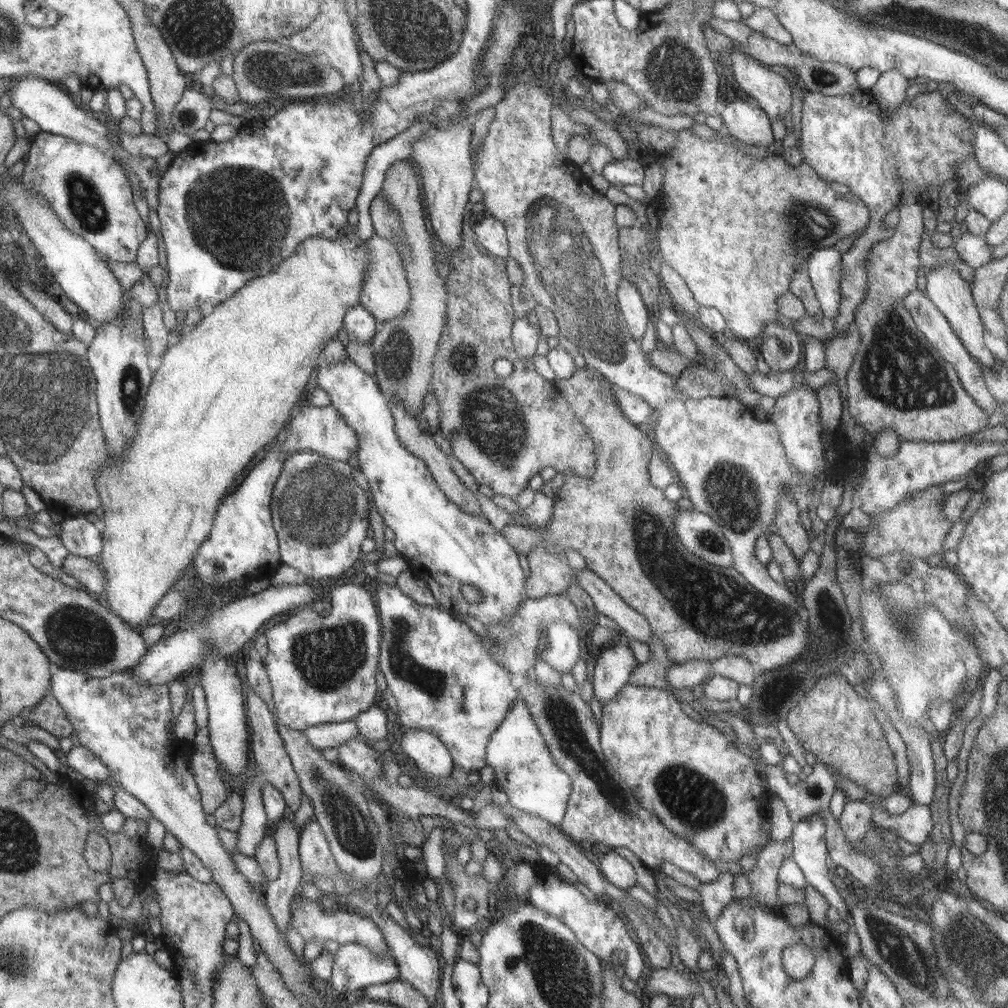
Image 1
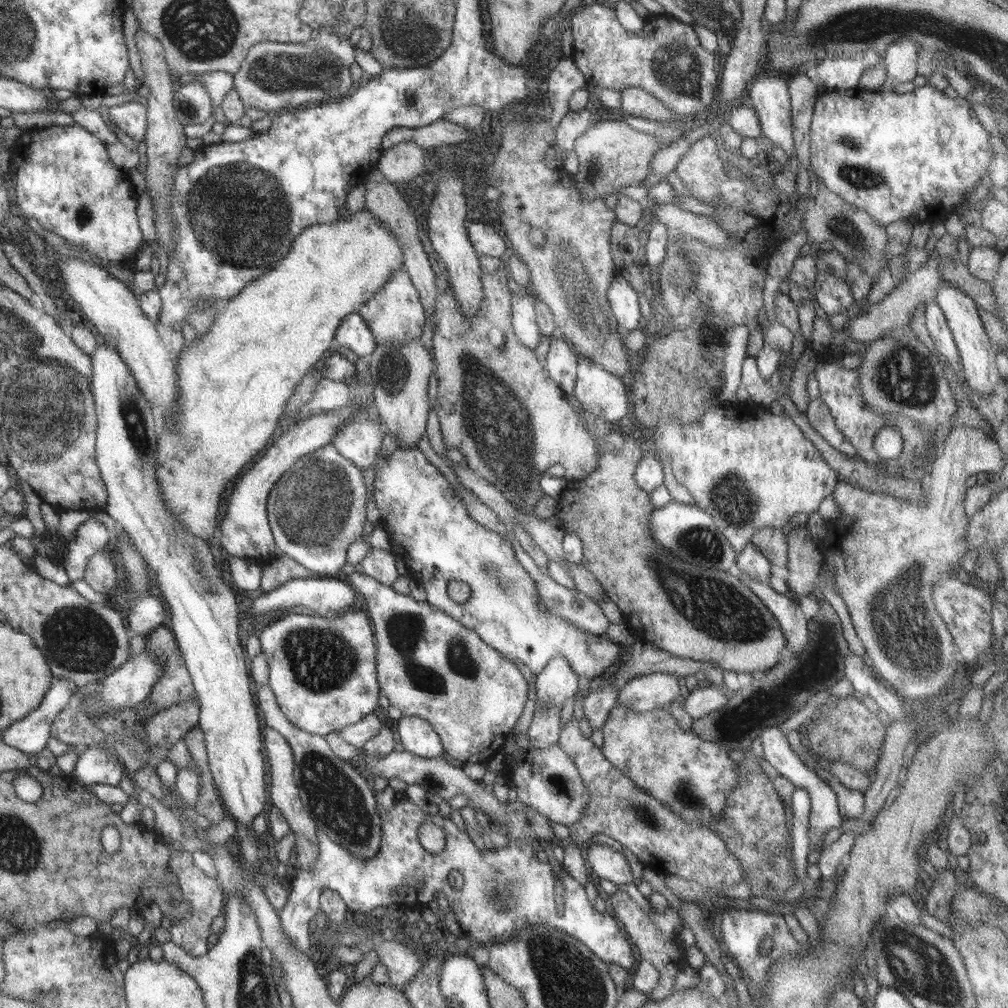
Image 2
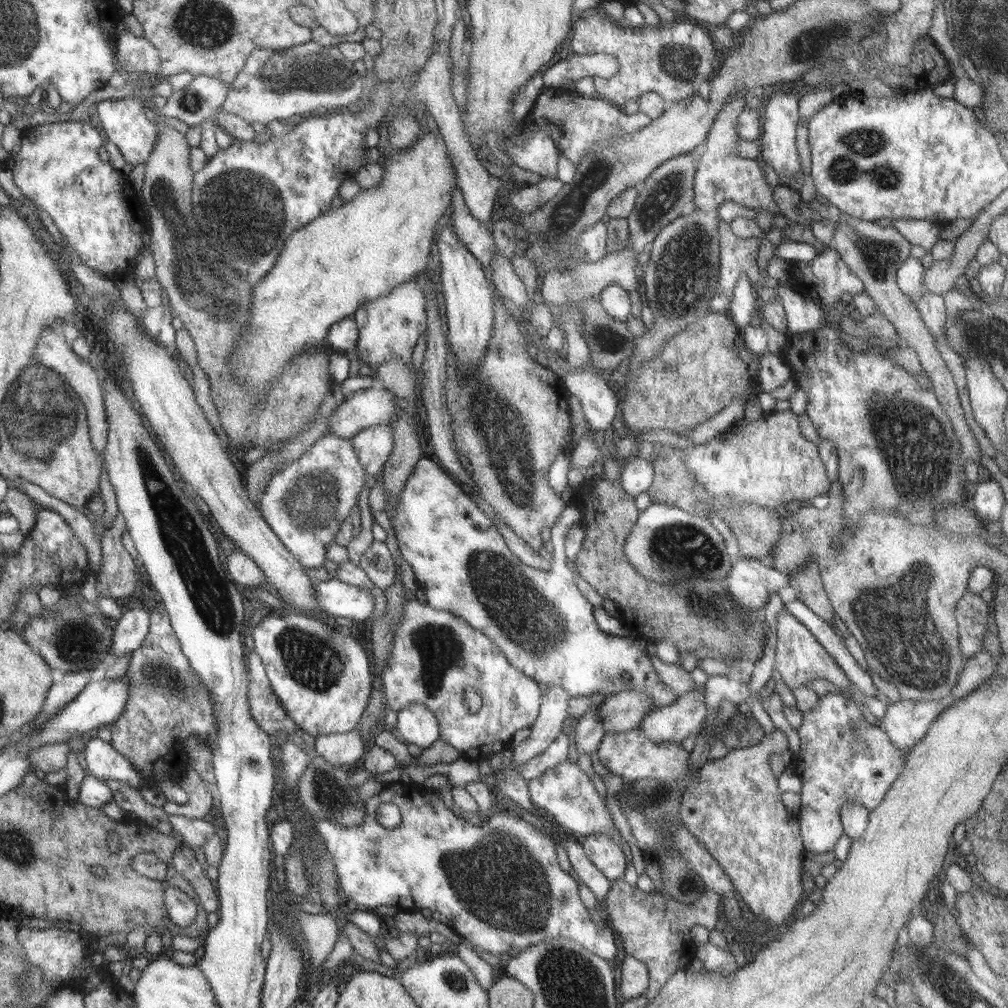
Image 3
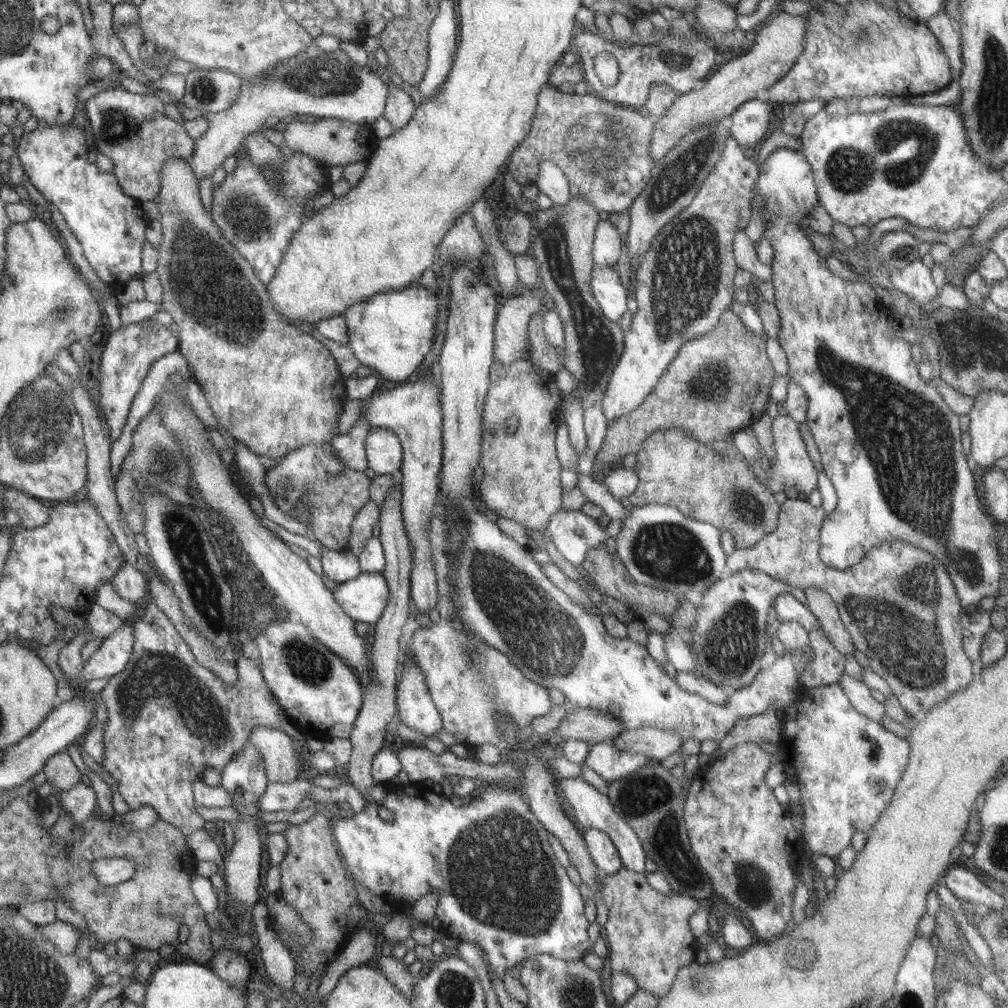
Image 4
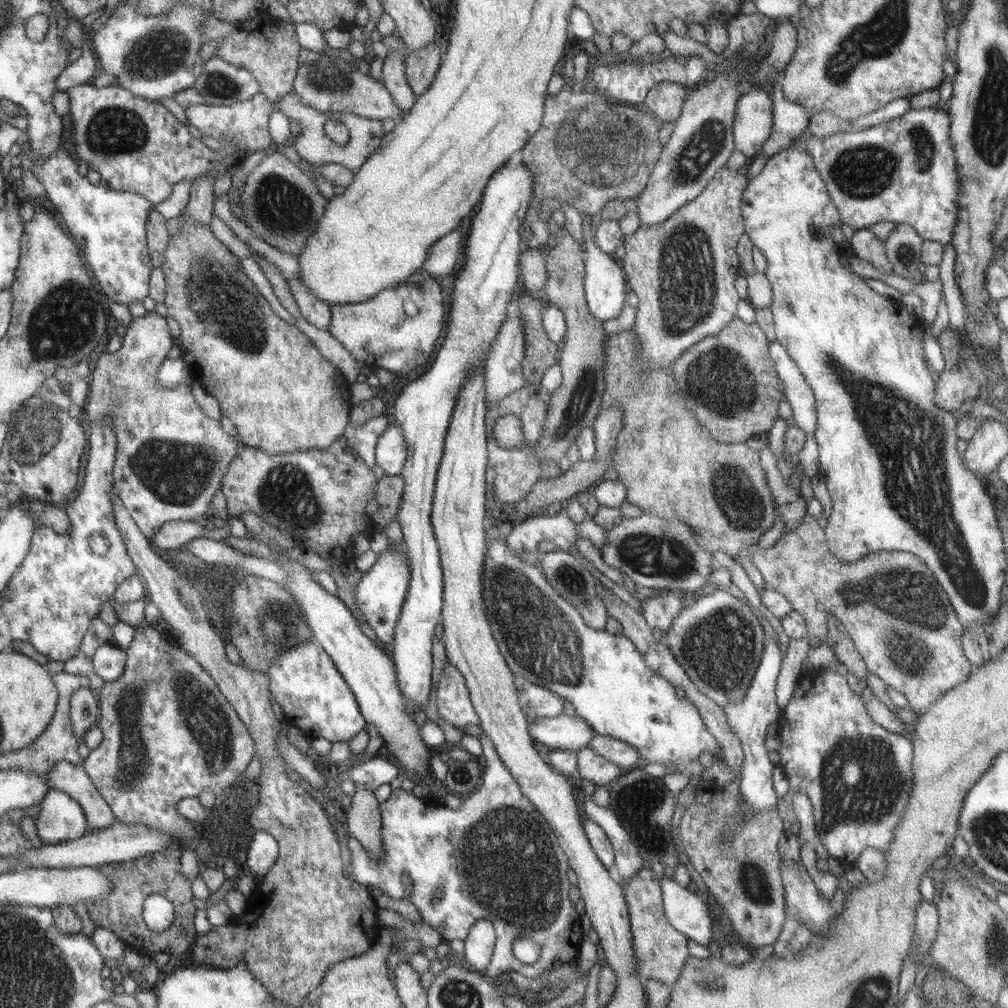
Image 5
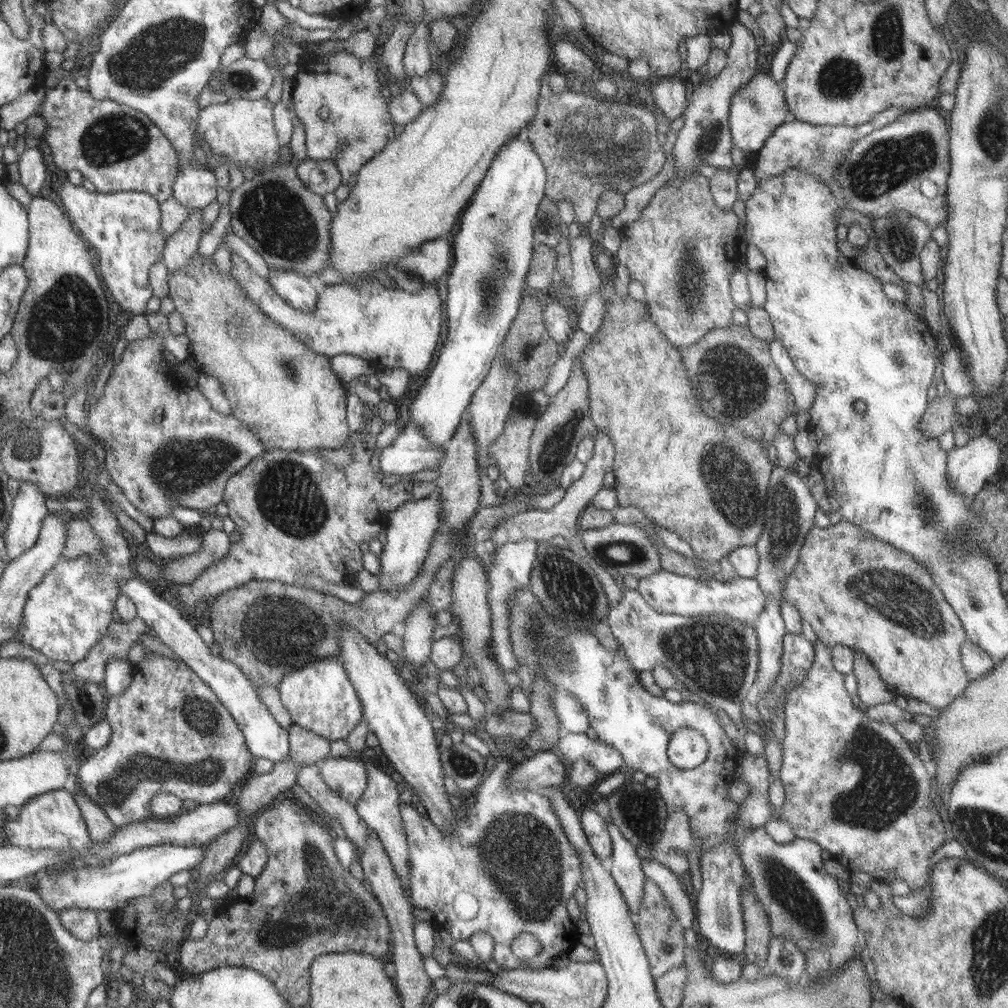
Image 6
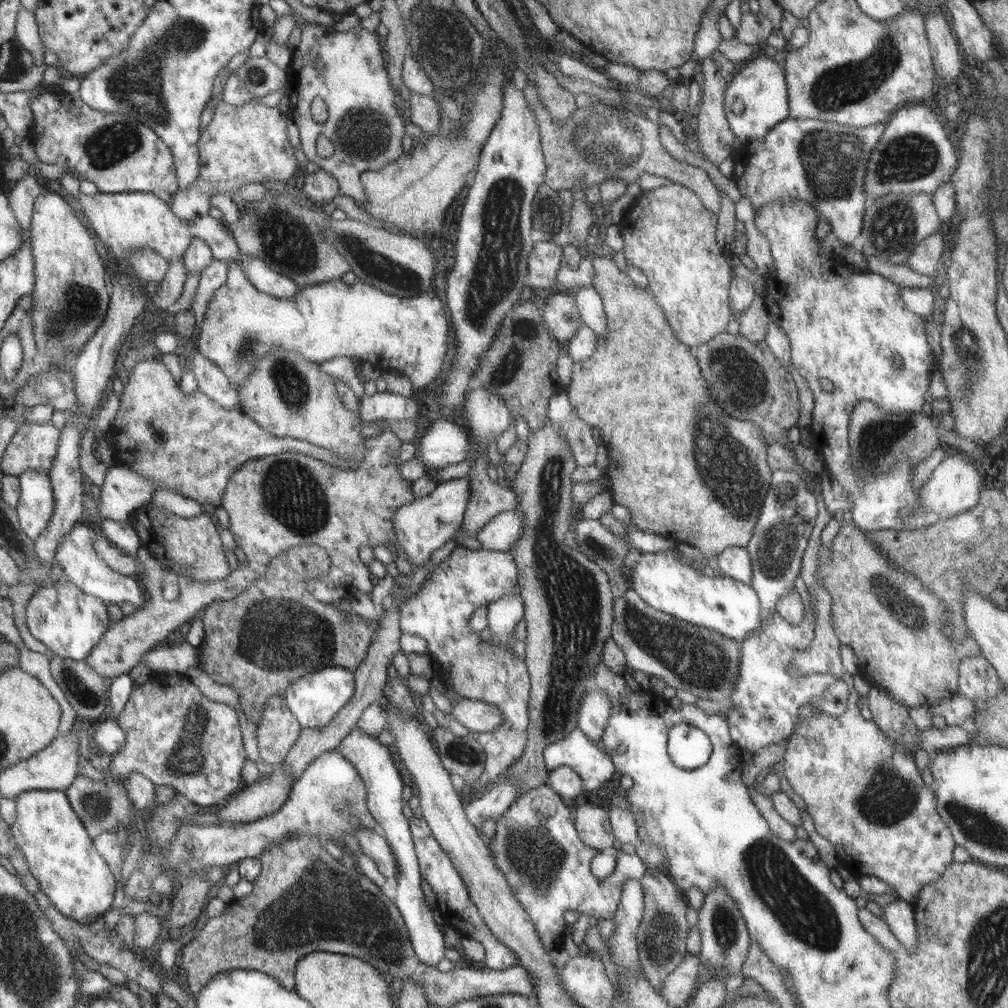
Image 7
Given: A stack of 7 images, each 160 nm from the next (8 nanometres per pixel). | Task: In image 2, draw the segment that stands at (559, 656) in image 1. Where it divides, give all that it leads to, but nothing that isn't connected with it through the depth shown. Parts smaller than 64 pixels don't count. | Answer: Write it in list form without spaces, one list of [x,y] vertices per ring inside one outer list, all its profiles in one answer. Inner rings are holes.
[[[563,657],[553,658],[542,673],[536,675],[535,689],[537,704],[544,707],[558,707],[578,694],[578,675]]]

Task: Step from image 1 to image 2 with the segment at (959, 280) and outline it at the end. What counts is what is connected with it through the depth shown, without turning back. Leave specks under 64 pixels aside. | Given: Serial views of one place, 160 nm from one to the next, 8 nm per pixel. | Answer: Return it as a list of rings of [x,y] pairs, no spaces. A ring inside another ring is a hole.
[[[945,283],[945,286],[937,292],[934,302],[940,305],[947,318],[949,329],[958,347],[959,361],[961,362],[965,383],[980,396],[993,394],[994,386],[998,384],[1002,376],[1000,375],[1000,370],[996,367],[996,355],[998,352],[991,343],[982,319],[977,313],[978,304],[965,292],[949,283]]]

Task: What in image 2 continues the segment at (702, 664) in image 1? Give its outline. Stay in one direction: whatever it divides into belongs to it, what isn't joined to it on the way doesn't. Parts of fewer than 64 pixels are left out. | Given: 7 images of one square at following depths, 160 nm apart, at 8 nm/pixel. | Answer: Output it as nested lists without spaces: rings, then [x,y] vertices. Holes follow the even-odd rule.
[[[664,672],[638,675],[628,680],[620,690],[617,704],[631,708],[636,713],[648,713],[680,699],[678,674]]]

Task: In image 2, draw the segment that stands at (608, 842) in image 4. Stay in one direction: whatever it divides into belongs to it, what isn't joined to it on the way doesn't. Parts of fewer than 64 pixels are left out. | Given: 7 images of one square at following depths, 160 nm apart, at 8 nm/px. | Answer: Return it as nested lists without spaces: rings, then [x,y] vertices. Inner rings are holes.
[[[590,843],[586,860],[598,878],[603,878],[617,884],[618,887],[632,883],[632,874],[626,858],[609,845]]]

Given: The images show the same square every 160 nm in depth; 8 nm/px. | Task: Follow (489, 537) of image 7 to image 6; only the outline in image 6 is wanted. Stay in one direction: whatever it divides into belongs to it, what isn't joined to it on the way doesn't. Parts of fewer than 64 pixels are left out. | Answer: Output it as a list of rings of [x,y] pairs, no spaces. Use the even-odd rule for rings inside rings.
[[[599,431],[594,438],[594,453],[592,459],[585,464],[586,469],[582,477],[574,484],[566,489],[564,499],[560,500],[554,508],[549,510],[528,510],[528,512],[520,512],[520,514],[512,514],[505,516],[503,521],[500,521],[493,530],[491,540],[494,546],[502,546],[509,542],[520,542],[531,538],[540,542],[550,542],[554,536],[563,536],[570,545],[570,550],[573,550],[577,555],[584,558],[584,562],[588,562],[588,566],[594,570],[598,580],[602,584],[602,589],[608,598],[608,604],[614,606],[622,598],[622,589],[616,584],[614,577],[606,573],[604,568],[600,567],[594,558],[590,557],[584,543],[581,541],[581,535],[578,526],[579,516],[586,511],[586,508],[591,505],[594,496],[602,490],[604,476],[612,471],[615,463],[615,447],[612,445],[612,440],[606,433]]]

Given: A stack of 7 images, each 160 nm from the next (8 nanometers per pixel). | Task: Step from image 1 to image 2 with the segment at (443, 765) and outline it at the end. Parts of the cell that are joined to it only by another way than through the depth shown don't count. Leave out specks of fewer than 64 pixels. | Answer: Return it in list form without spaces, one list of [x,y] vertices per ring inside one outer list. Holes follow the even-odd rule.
[[[403,716],[398,720],[400,740],[405,750],[422,758],[441,757],[444,746],[431,722],[422,718]]]

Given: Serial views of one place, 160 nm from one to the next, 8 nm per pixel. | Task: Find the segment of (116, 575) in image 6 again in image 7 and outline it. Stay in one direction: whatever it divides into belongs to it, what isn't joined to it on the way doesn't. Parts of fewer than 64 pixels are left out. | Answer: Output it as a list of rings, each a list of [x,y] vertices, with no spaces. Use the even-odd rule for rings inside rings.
[[[62,578],[57,583],[36,589],[26,608],[27,626],[34,638],[43,642],[56,656],[82,660],[103,638],[111,624],[103,599],[84,594],[80,587]]]

